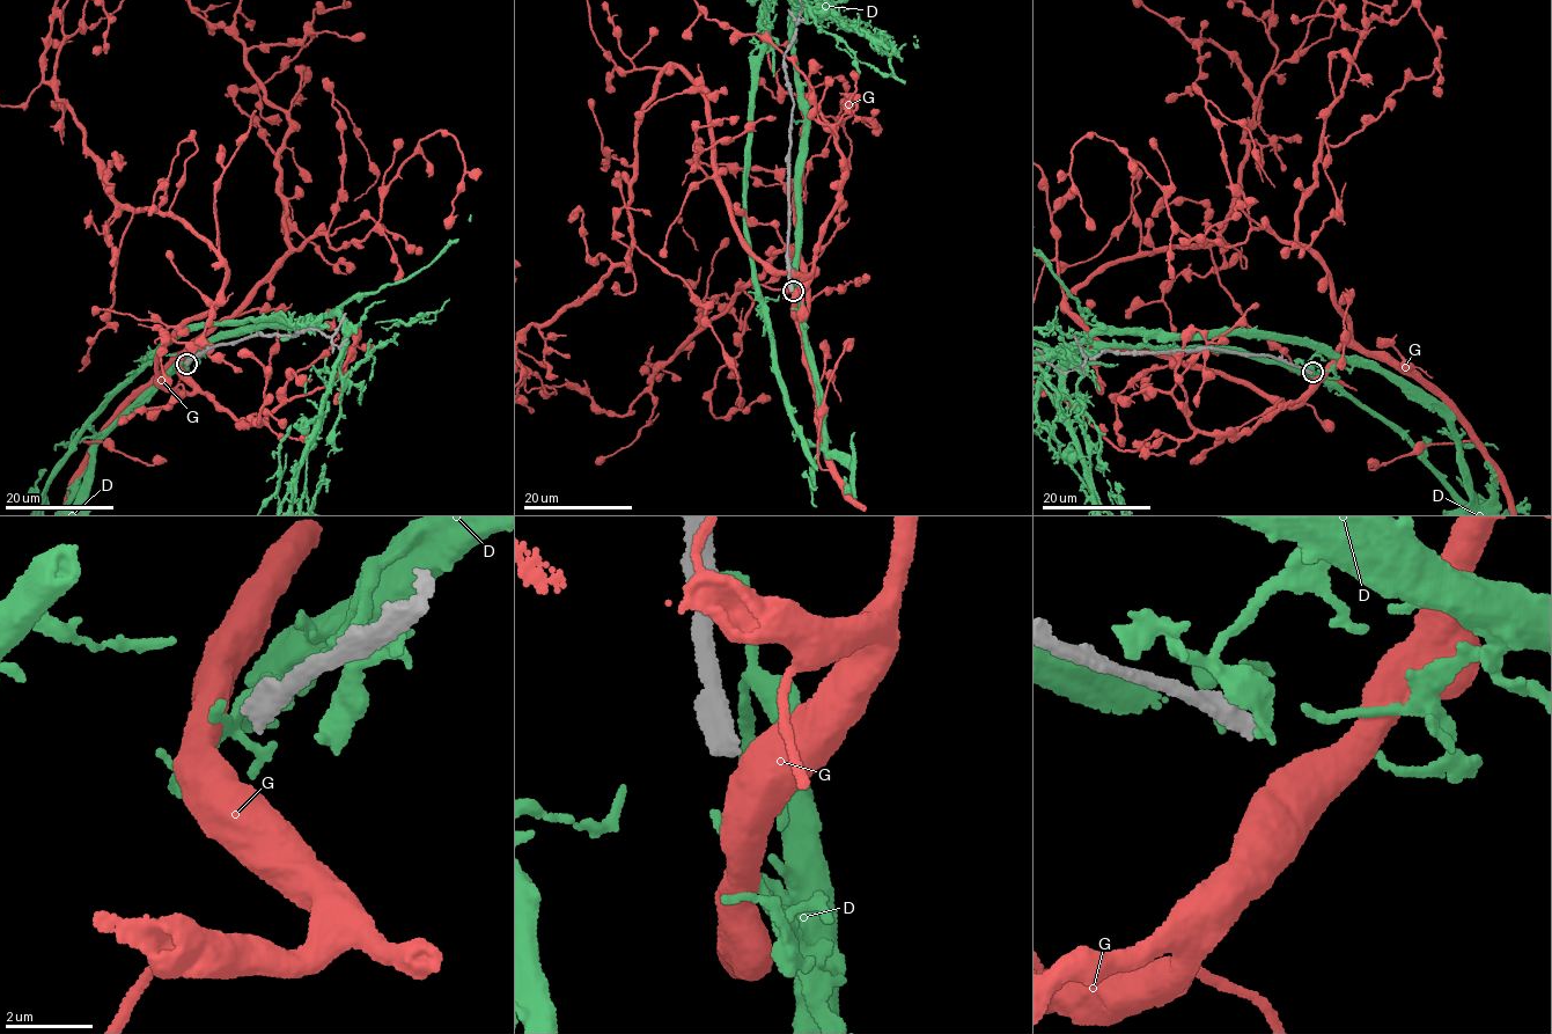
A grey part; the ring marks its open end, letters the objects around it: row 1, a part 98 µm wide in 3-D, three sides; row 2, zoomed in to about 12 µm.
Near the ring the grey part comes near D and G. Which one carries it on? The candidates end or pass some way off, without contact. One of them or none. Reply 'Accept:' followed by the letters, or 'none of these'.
Accept: none of these

